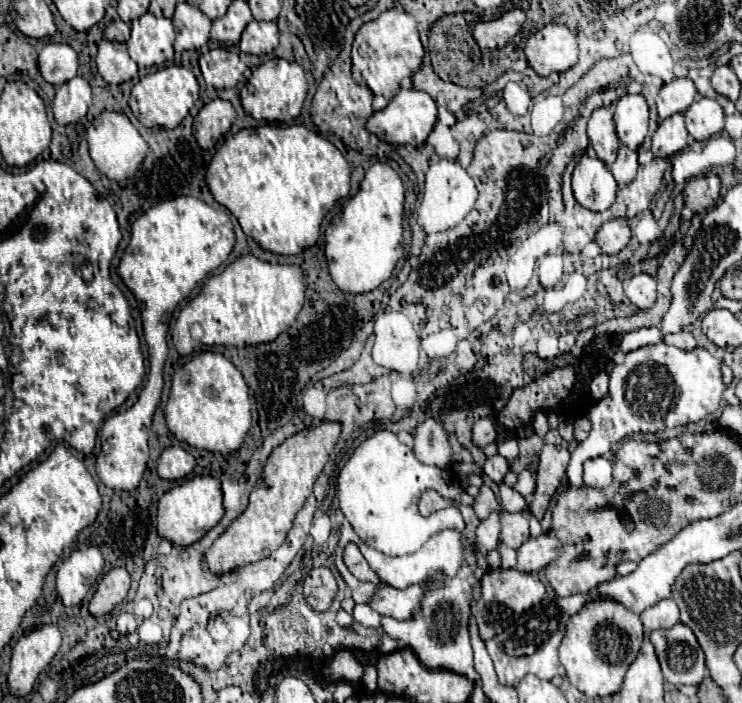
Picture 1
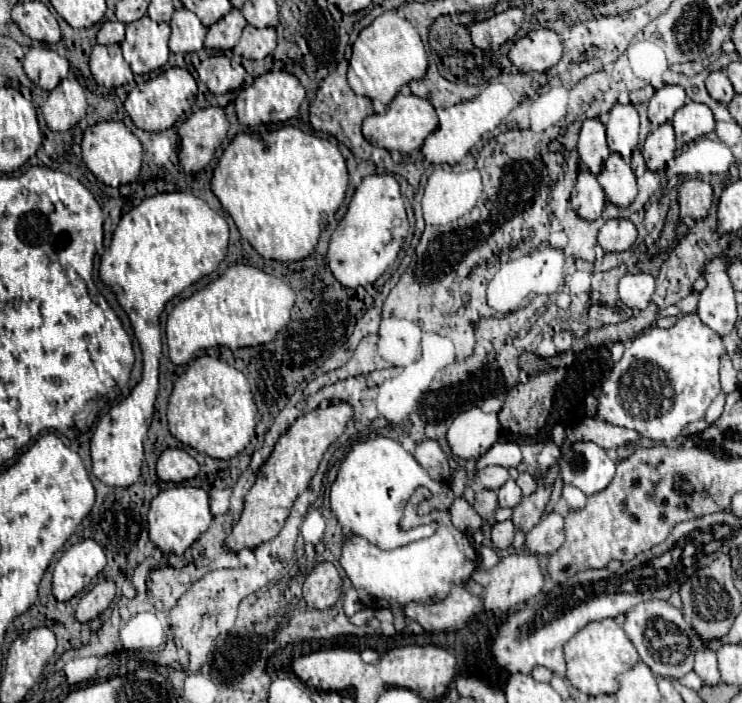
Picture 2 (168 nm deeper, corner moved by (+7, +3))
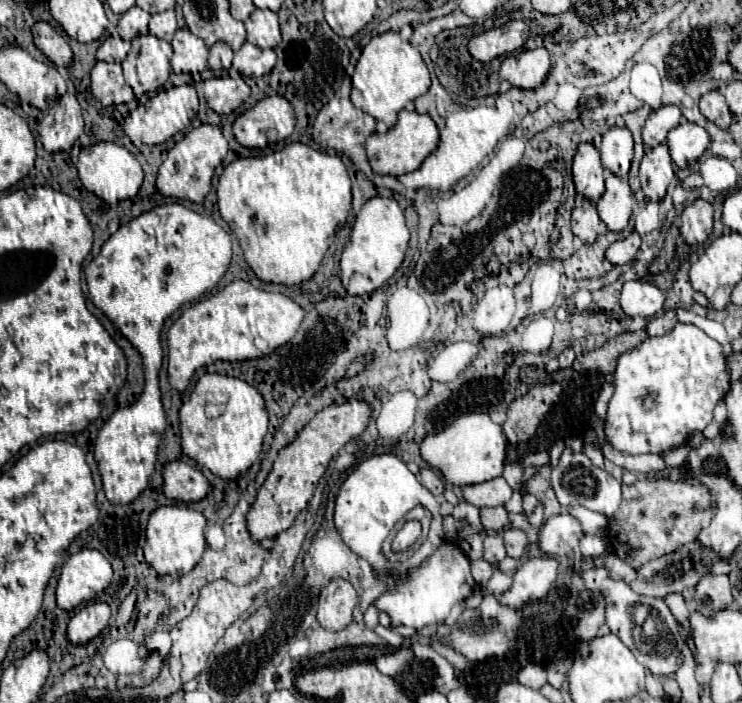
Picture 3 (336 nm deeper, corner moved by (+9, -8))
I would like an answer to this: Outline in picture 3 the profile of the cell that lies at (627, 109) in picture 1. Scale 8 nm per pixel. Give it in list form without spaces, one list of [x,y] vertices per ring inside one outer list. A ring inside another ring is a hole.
[[[613,126],[607,134],[603,134],[601,144],[601,162],[615,176],[627,178],[629,166],[633,160],[633,136],[625,126]]]

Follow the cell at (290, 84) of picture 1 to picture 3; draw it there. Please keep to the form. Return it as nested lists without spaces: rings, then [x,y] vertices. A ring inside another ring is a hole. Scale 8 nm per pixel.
[[[267,96],[233,122],[233,134],[245,148],[265,148],[291,136],[295,128],[293,106],[285,96]]]

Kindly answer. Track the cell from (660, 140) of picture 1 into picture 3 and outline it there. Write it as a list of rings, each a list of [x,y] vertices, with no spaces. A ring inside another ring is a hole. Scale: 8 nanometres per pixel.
[[[665,142],[645,150],[639,168],[639,178],[647,200],[661,200],[665,196],[669,182],[675,178],[673,160],[669,156],[669,148]]]

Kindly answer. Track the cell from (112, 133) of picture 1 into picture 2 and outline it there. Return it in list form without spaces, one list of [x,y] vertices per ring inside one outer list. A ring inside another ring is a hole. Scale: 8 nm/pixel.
[[[101,121],[89,127],[83,133],[81,149],[83,149],[83,163],[105,185],[117,187],[117,185],[131,183],[139,177],[141,161],[143,161],[143,147],[141,147],[141,141],[121,121]]]

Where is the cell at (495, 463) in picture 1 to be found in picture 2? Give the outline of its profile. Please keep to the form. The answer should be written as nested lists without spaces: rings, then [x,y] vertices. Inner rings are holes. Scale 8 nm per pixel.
[[[493,465],[493,467],[483,467],[481,471],[477,471],[477,481],[485,487],[485,489],[493,489],[497,491],[501,485],[505,485],[509,481],[509,471],[505,467]]]

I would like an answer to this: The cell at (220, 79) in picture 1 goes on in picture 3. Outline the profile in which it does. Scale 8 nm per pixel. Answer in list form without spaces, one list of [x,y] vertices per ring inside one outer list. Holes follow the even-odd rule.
[[[219,76],[203,82],[203,94],[209,108],[213,108],[217,114],[229,114],[247,100],[250,88],[242,78]]]

